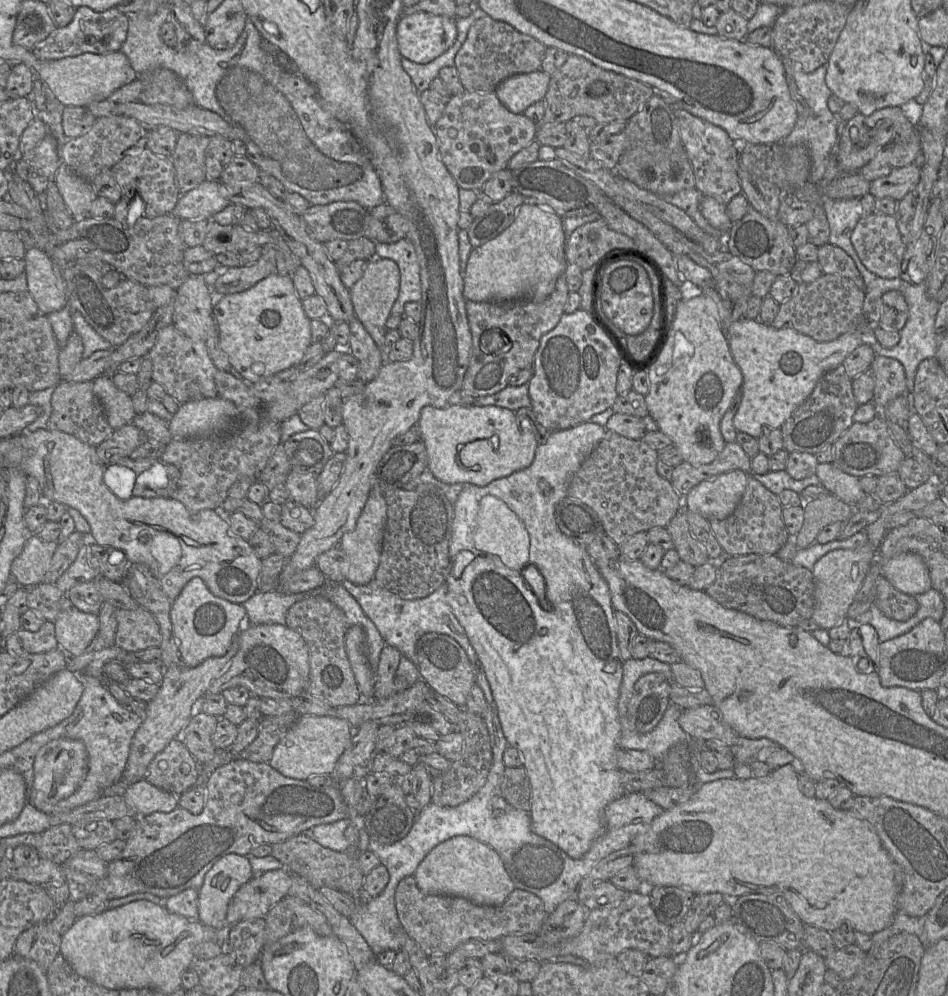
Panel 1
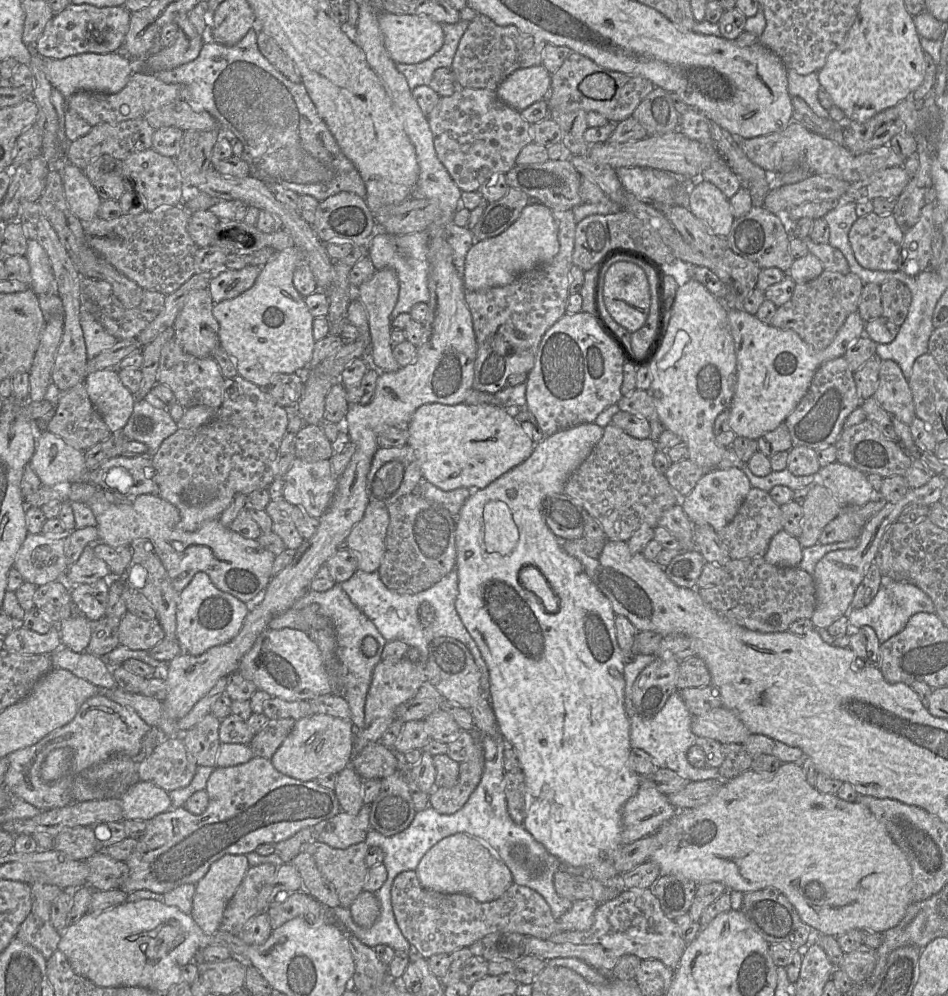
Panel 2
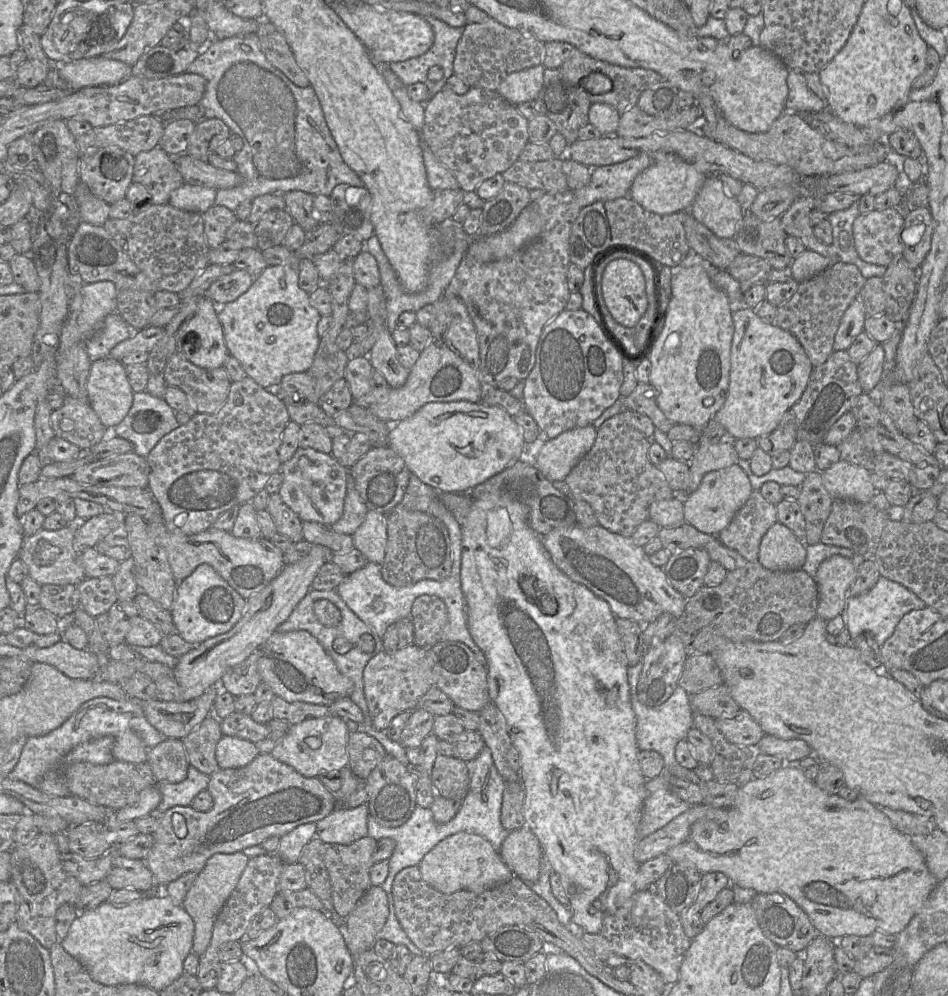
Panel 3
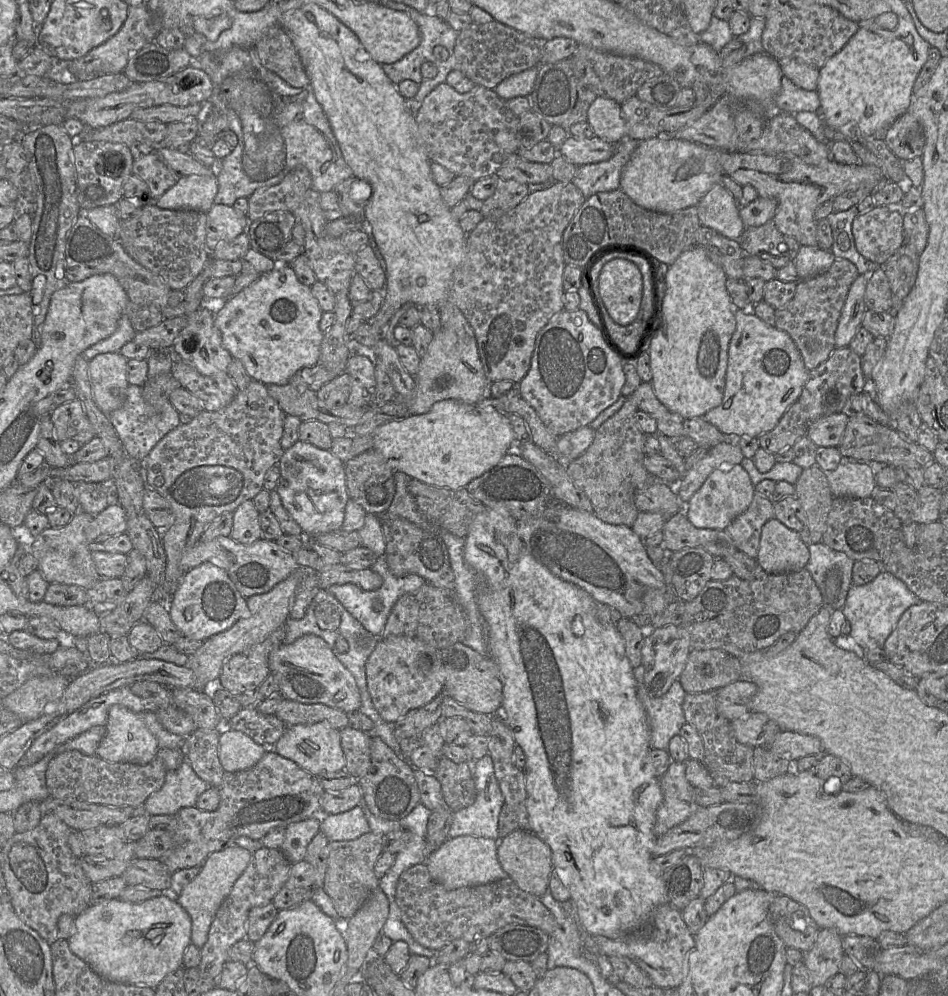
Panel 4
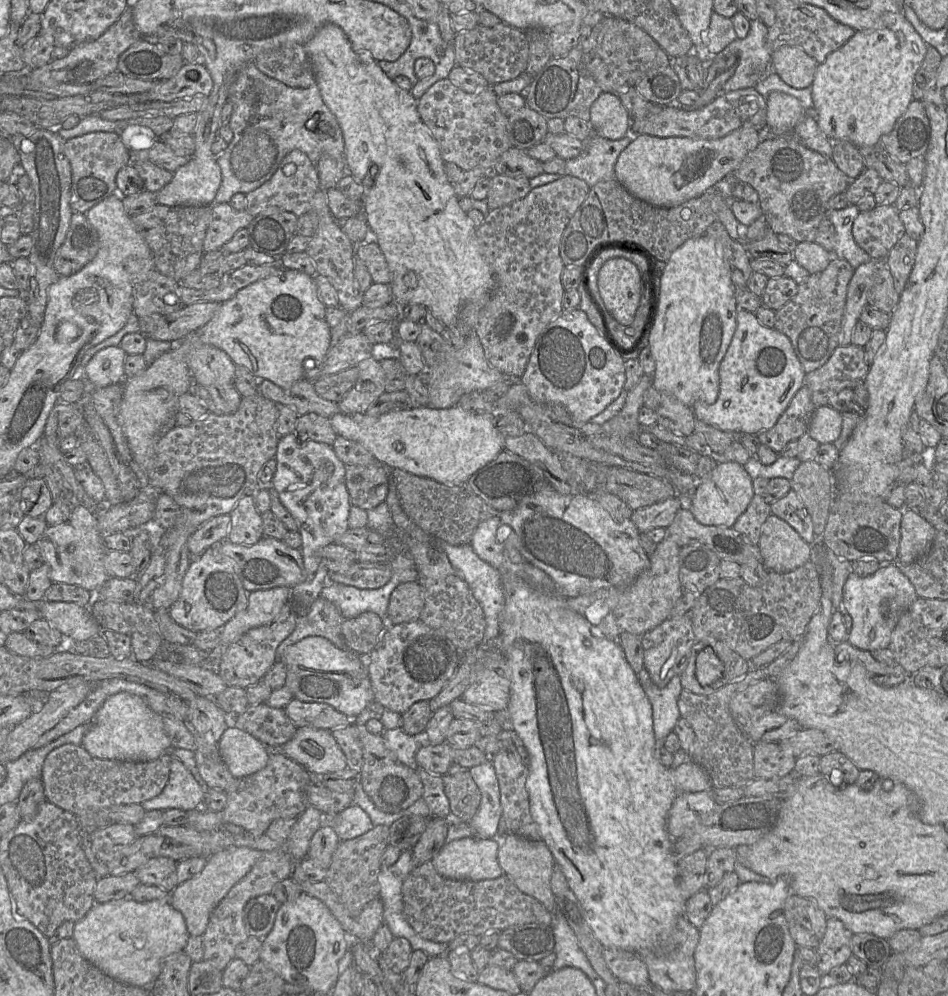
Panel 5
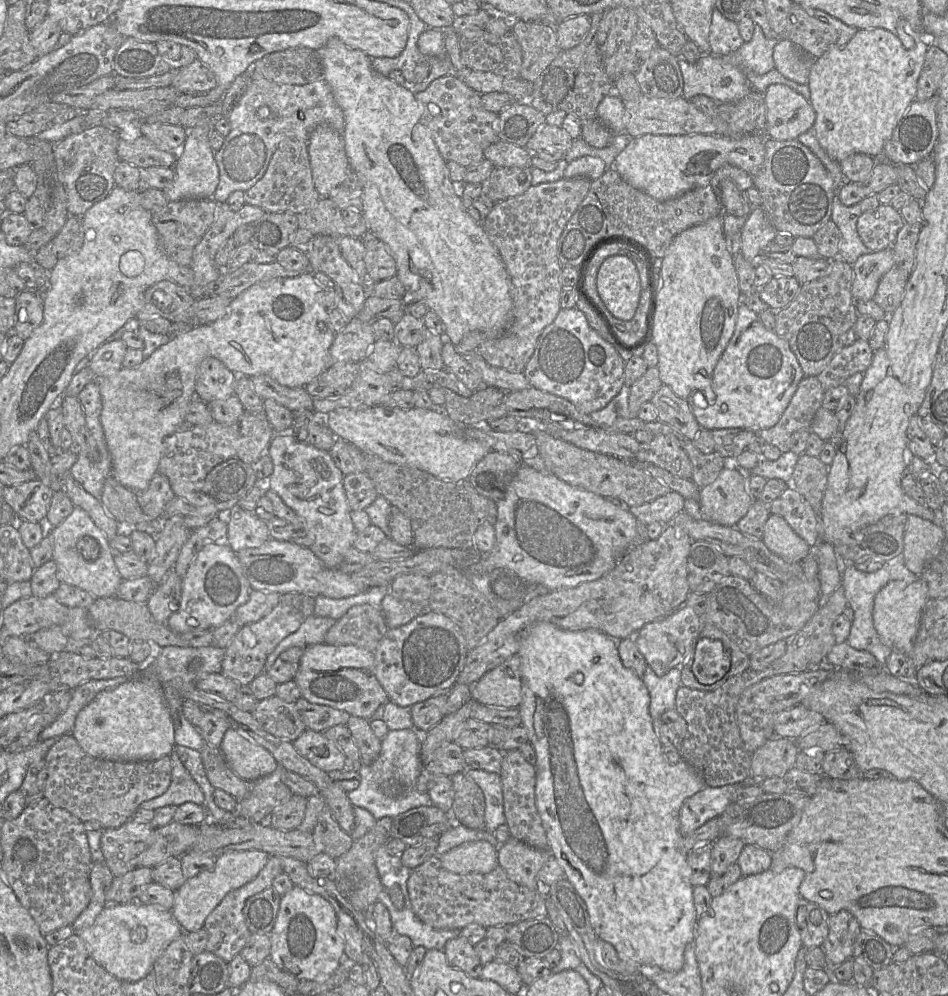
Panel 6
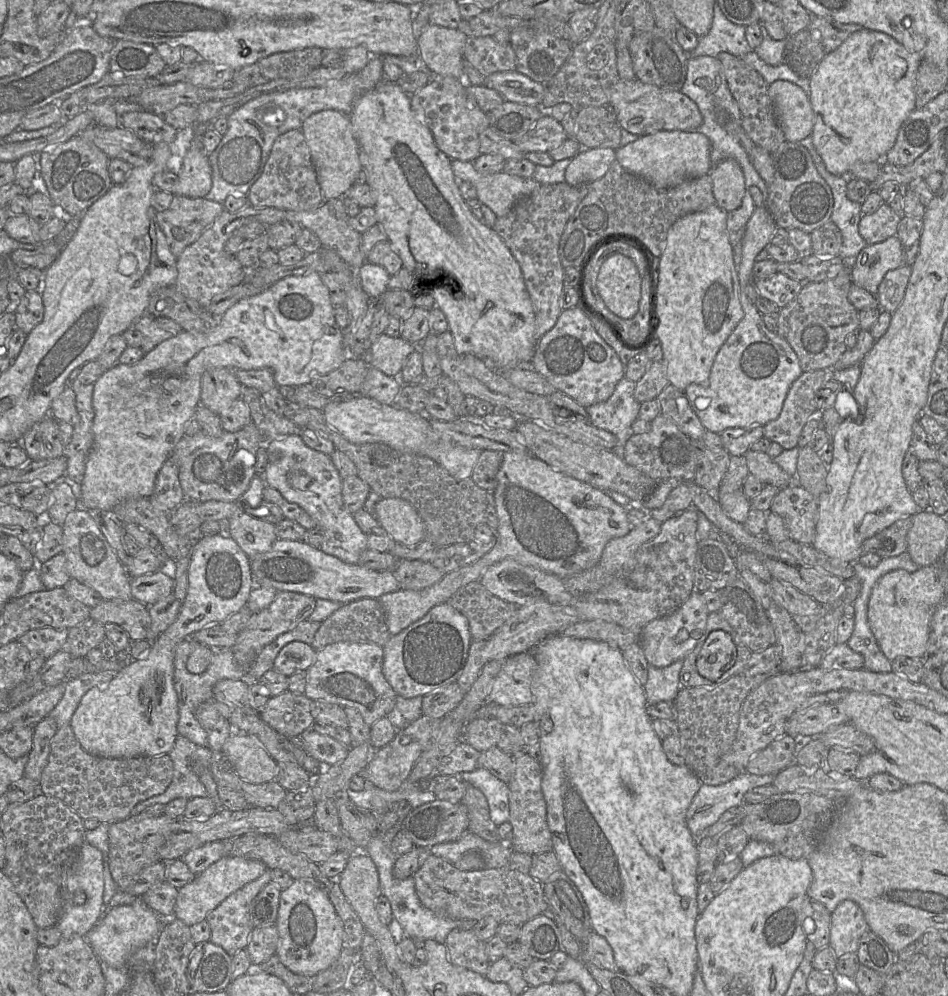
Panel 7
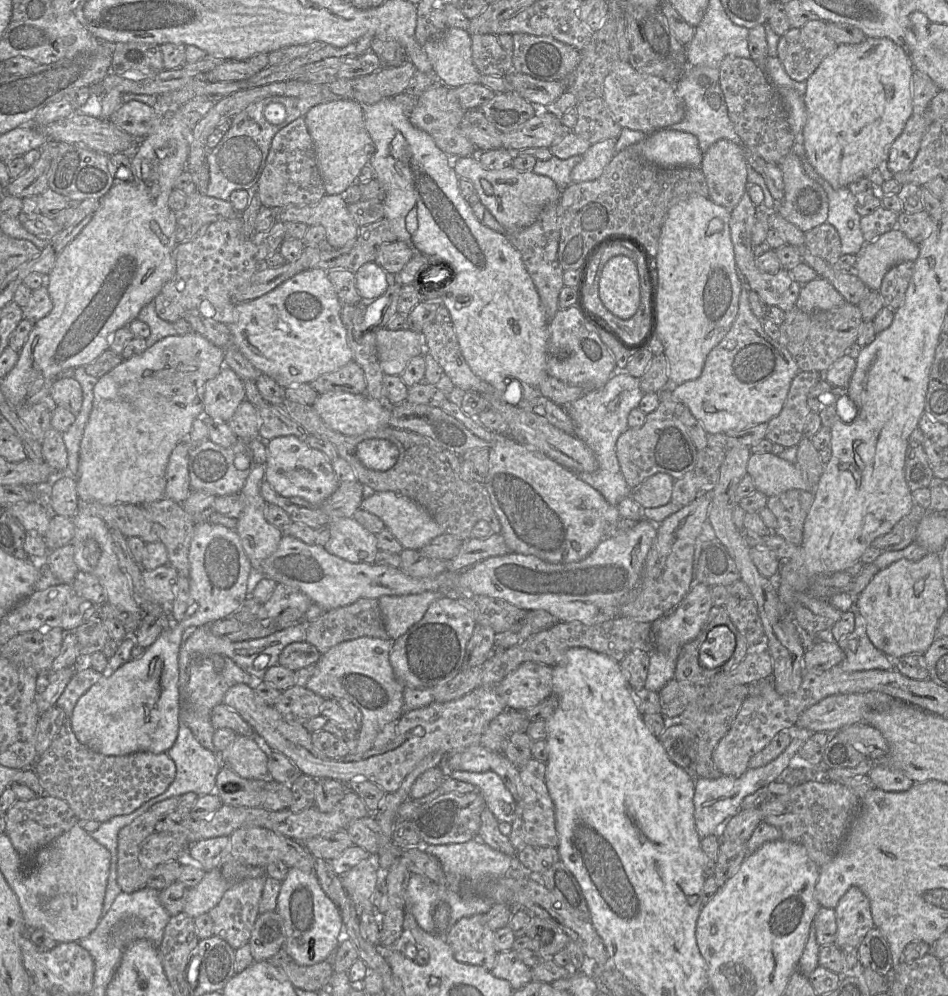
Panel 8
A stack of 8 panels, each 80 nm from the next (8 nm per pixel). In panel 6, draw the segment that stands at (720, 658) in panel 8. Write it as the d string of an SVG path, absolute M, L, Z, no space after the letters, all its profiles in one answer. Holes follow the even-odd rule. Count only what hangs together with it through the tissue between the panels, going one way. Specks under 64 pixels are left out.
M703 638L696 644L693 673L704 685L720 681L730 670L730 651L718 639Z

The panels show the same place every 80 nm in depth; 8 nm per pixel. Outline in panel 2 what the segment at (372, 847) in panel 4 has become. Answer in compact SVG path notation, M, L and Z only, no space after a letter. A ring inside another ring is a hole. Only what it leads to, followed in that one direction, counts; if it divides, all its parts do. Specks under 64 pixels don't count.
M312 839L301 846L300 852L307 852L312 855L320 872L334 885L340 906L350 908L354 900L363 891L364 883L368 877L369 868L365 863L368 849L369 846L365 841L351 845L346 849L336 849Z

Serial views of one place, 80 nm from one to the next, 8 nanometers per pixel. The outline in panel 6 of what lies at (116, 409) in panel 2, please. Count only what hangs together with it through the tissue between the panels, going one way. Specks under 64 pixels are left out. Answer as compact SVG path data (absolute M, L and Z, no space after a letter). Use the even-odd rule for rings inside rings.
M122 339L103 343L91 357L88 367L95 377L108 377L123 367L127 346Z

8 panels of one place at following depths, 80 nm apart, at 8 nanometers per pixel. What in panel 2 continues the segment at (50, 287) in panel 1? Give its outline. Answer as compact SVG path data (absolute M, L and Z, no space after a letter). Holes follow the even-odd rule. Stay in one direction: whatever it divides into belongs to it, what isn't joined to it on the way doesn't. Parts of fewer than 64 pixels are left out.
M28 239L25 257L30 266L32 291L37 295L58 295L51 262L37 241Z

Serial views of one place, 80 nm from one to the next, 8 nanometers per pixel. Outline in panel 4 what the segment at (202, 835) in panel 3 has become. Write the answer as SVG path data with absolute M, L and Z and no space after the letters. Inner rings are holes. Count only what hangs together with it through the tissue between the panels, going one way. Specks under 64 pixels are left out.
M268 749L263 757L251 768L226 772L218 786L220 804L215 811L203 811L194 807L180 809L174 815L170 825L166 828L173 834L176 847L169 855L159 859L171 873L177 870L201 867L207 857L235 844L238 837L246 836L252 840L260 841L271 829L279 826L287 827L289 824L299 822L321 813L320 797L324 789L319 783L319 778L300 768L295 762L277 754L273 749Z

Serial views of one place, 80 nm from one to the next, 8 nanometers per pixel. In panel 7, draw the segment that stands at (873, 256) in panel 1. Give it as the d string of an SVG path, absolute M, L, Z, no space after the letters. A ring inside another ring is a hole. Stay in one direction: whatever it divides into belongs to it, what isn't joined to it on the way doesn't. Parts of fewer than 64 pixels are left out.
M883 202L873 214L862 215L859 223L860 235L867 245L883 242L897 234L902 216Z

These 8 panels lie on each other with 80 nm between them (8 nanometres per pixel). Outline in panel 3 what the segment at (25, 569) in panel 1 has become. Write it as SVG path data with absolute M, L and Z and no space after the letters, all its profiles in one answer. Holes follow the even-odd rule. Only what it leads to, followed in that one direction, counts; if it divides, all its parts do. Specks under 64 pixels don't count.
M68 523L59 530L40 529L35 534L24 538L18 554L28 568L28 576L40 585L78 585L85 579L85 574L80 565L79 555L73 548L73 540L77 524Z

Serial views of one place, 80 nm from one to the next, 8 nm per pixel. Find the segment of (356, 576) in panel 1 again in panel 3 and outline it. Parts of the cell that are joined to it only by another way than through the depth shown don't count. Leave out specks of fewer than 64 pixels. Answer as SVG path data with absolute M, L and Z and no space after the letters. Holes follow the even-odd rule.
M368 510L365 520L352 534L354 548L358 549L367 559L382 565L387 546L386 515Z

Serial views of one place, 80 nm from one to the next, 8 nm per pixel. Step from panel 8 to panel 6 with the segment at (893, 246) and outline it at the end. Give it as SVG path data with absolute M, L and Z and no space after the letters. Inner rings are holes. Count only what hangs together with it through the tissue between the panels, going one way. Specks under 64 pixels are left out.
M892 247L860 256L853 265L854 301L872 300L884 274L895 266Z

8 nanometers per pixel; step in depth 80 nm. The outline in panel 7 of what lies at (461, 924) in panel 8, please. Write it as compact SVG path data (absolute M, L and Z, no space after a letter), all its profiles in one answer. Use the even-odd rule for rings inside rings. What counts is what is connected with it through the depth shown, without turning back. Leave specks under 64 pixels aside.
M454 929L446 937L445 945L449 961L459 967L466 968L485 976L491 962L486 954L485 941L479 940L474 932Z

